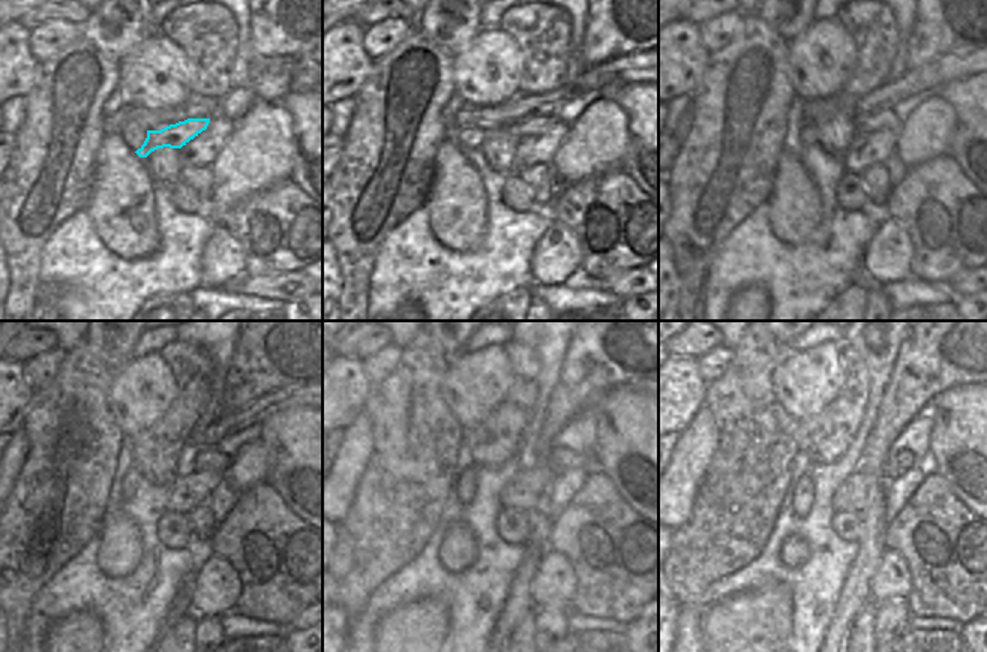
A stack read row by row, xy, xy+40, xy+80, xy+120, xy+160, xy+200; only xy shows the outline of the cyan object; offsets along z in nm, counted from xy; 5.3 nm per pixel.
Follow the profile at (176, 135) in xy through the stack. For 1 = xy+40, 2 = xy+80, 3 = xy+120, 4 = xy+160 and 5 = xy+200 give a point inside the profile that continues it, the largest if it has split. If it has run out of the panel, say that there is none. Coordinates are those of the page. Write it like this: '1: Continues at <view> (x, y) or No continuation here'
1: Continues at xy+40 (540, 125)
2: Continues at xy+80 (885, 120)
3: Continues at xy+120 (212, 457)
4: Continues at xy+160 (560, 457)
5: Continues at xy+200 (906, 460).

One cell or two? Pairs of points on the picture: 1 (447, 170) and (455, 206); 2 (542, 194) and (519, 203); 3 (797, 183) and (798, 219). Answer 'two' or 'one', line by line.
1: one
2: two
3: one

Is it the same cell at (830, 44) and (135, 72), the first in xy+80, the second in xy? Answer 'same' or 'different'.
same

